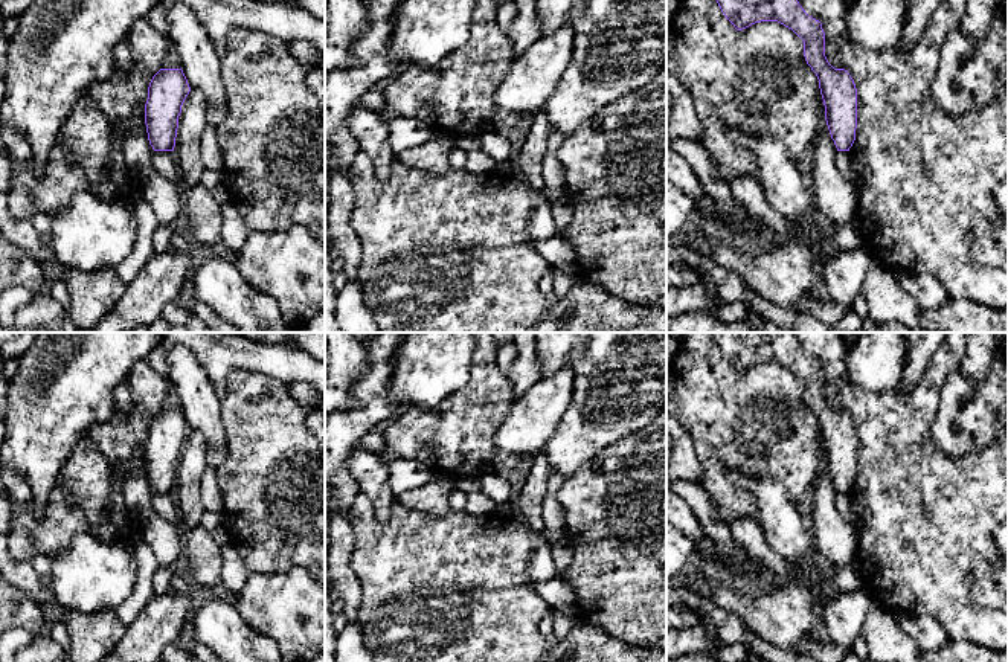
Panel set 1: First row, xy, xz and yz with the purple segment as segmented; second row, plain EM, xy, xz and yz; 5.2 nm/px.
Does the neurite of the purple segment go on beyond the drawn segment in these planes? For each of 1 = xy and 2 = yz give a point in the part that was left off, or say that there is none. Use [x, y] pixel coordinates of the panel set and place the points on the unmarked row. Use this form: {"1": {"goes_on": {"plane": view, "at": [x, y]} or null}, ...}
{"1": {"goes_on": null}, "2": {"goes_on": null}}

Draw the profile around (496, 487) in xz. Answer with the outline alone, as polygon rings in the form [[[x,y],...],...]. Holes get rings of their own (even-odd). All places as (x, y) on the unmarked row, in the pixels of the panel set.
[[[496,471],[480,476],[480,488],[496,505],[514,500],[511,485]]]

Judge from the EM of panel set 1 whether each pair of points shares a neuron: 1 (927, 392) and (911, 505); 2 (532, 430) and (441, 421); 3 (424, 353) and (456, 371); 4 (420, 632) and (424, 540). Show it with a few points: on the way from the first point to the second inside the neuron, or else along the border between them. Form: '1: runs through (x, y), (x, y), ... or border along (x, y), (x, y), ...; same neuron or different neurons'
1: runs through (911, 420), (911, 478); same neuron
2: border along (516, 397), (494, 433), (494, 444), (520, 456); different neurons
3: runs through (432, 360), (449, 369); same neuron
4: runs through (420, 609), (420, 595), (424, 591), (424, 563); same neuron

